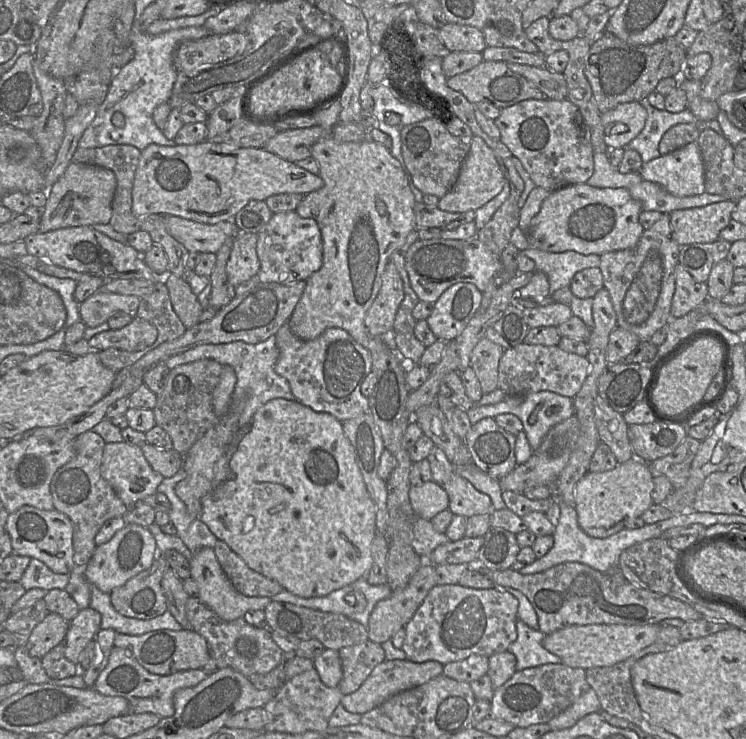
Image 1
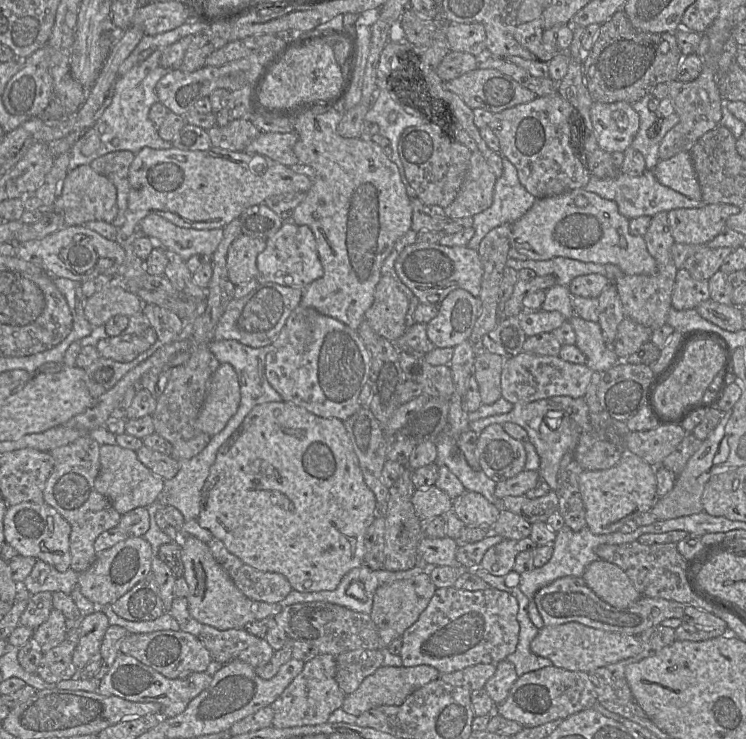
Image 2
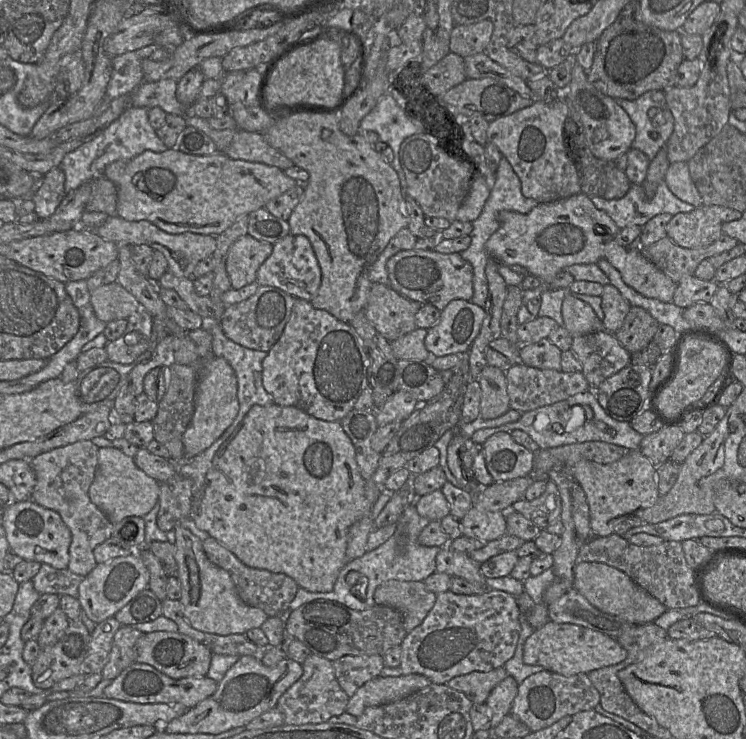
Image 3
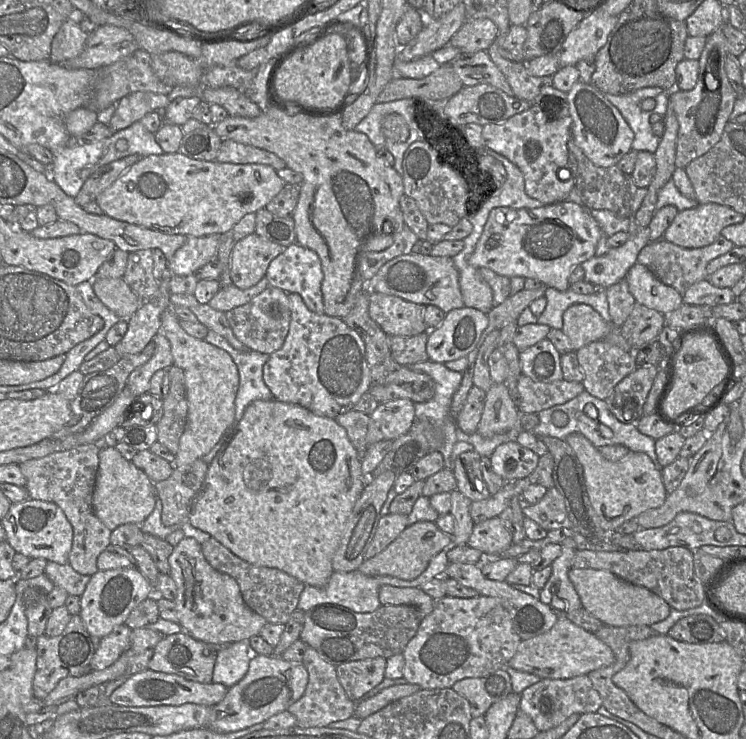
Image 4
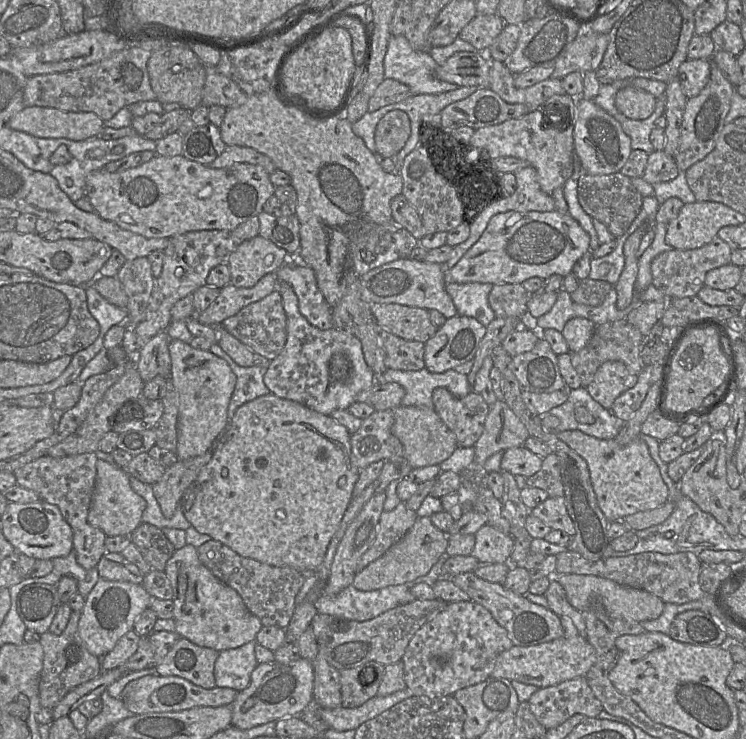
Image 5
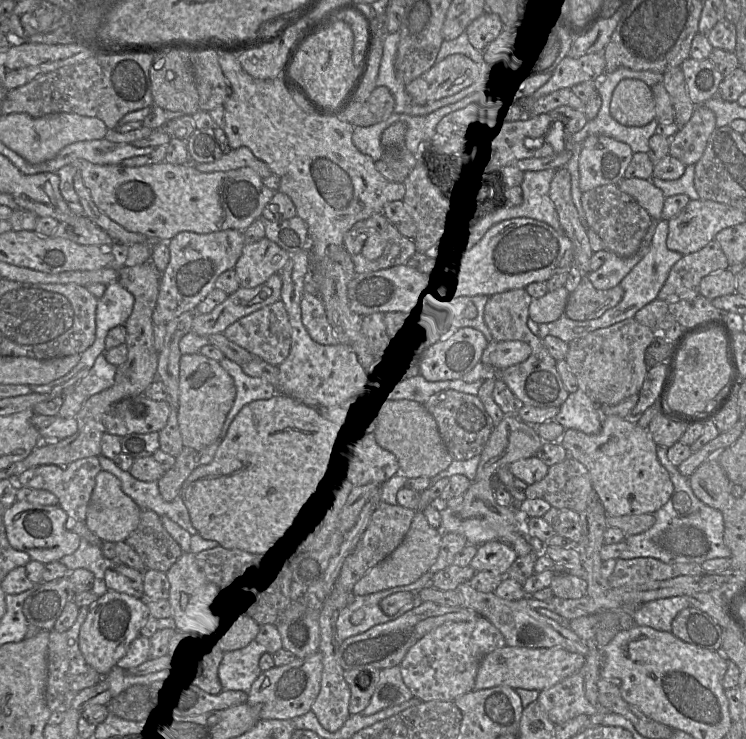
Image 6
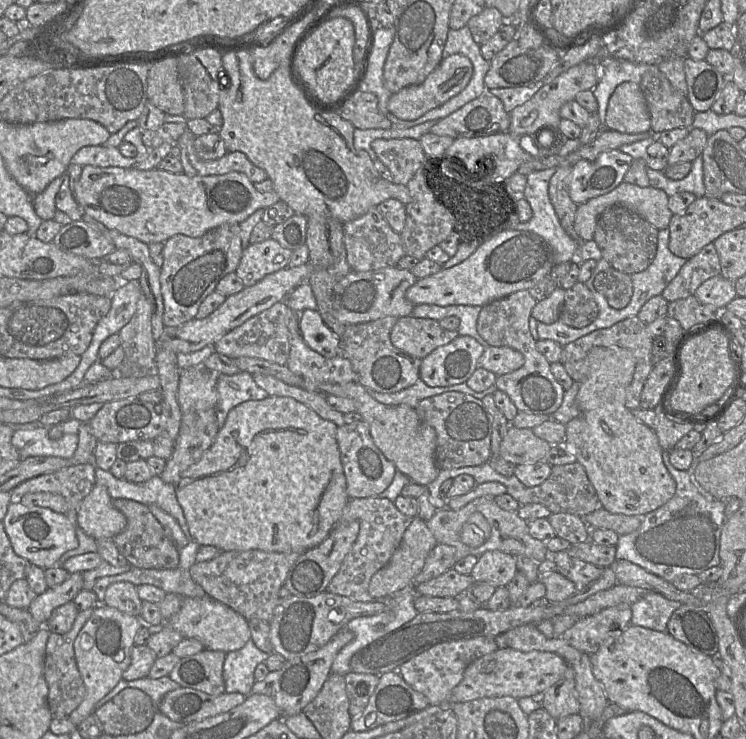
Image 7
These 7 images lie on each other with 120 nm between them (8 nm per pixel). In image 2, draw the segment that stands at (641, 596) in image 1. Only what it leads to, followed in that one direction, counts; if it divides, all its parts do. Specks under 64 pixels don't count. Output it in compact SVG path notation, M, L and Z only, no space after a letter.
M565 576L556 579L536 592L534 602L545 626L578 622L605 631L639 635L646 629L660 625L665 619L679 618L682 622L719 630L721 635L729 632L726 623L713 613L674 600L641 596L636 602L627 607L613 607L598 597L588 587L582 576Z

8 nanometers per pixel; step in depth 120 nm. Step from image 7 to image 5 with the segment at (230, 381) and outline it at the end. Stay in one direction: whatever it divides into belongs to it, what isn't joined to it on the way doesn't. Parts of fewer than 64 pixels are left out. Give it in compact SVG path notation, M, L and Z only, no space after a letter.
M218 343L211 344L211 352L225 360L230 366L231 370L237 377L236 386L231 397L231 401L228 406L227 424L225 428L216 437L211 449L216 449L217 445L221 441L229 430L232 419L236 410L243 404L252 401L260 396L270 394L270 390L264 384L264 374L267 367L252 366L242 367L239 366L220 346Z

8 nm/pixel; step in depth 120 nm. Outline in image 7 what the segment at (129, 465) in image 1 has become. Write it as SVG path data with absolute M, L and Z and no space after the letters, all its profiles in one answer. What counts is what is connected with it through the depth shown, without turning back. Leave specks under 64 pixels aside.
M95 483L78 510L78 525L95 540L112 539L127 525L126 517L112 504L107 488Z

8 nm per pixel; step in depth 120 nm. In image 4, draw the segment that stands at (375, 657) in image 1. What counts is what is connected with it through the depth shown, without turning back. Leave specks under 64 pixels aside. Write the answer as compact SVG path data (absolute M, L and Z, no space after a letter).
M368 658L343 663L336 667L337 677L347 697L353 702L379 685L385 678L386 659Z

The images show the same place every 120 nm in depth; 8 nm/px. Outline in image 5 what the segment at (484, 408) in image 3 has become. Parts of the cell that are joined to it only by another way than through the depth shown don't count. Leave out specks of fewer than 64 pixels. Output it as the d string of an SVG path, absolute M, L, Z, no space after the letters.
M498 400L489 406L484 430L474 445L474 462L484 468L486 460L498 452L524 446L529 432L505 401Z

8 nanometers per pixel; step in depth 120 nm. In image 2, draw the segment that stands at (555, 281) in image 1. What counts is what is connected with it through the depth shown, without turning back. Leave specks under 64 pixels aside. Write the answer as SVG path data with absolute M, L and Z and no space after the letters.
M554 257L543 261L508 258L506 266L517 271L523 268L529 268L535 271L538 276L552 274L556 277L556 284L566 285L568 287L571 281L577 276L587 274L600 274L606 276L605 265L593 262L582 262L565 257Z

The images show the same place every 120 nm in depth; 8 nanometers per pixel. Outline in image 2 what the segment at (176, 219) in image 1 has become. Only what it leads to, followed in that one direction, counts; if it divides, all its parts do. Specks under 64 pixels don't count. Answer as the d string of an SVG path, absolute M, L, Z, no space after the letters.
M150 213L141 220L140 232L165 251L175 252L187 262L195 254L212 256L223 239L224 230L182 228L158 214Z

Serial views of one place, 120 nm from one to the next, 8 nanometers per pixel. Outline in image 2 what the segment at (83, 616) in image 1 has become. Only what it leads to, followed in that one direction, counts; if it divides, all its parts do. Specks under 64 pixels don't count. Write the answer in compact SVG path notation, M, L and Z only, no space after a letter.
M101 611L82 617L76 625L79 629L79 641L72 655L72 662L80 671L92 656L100 653L103 637L110 625L107 616Z

